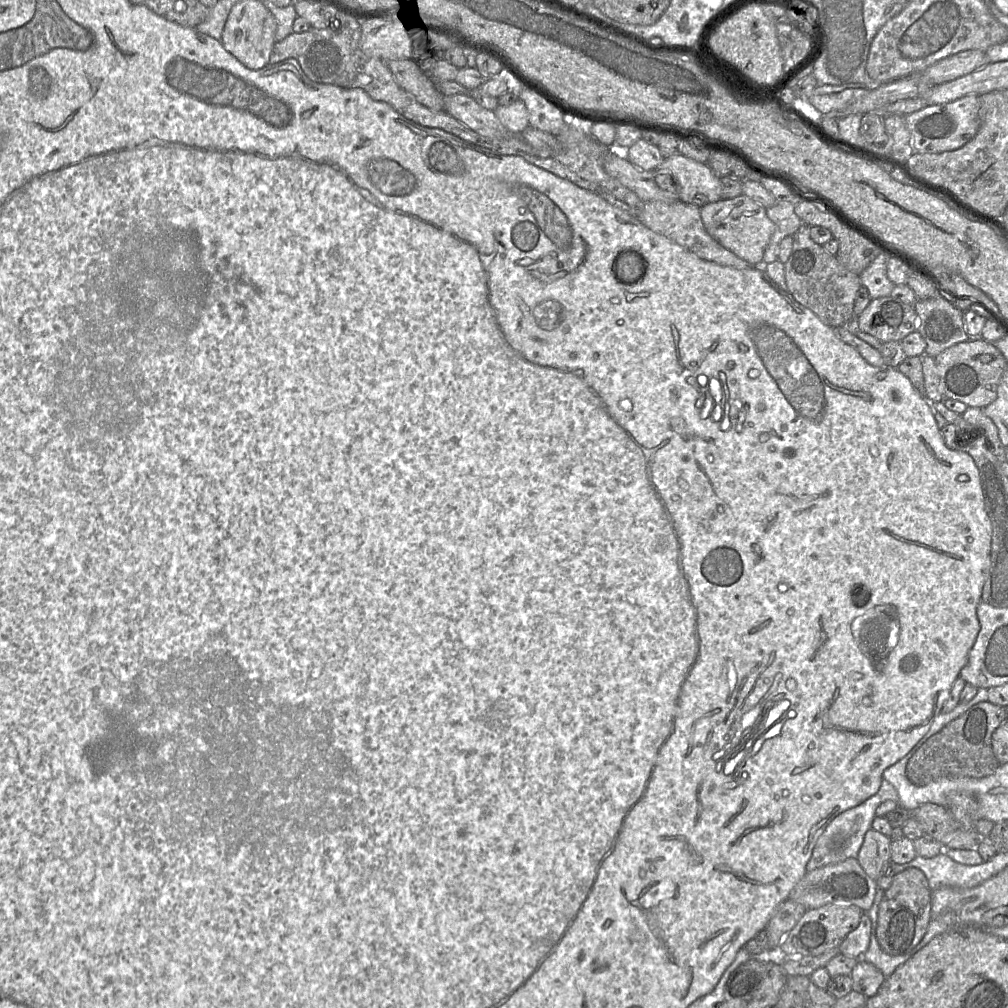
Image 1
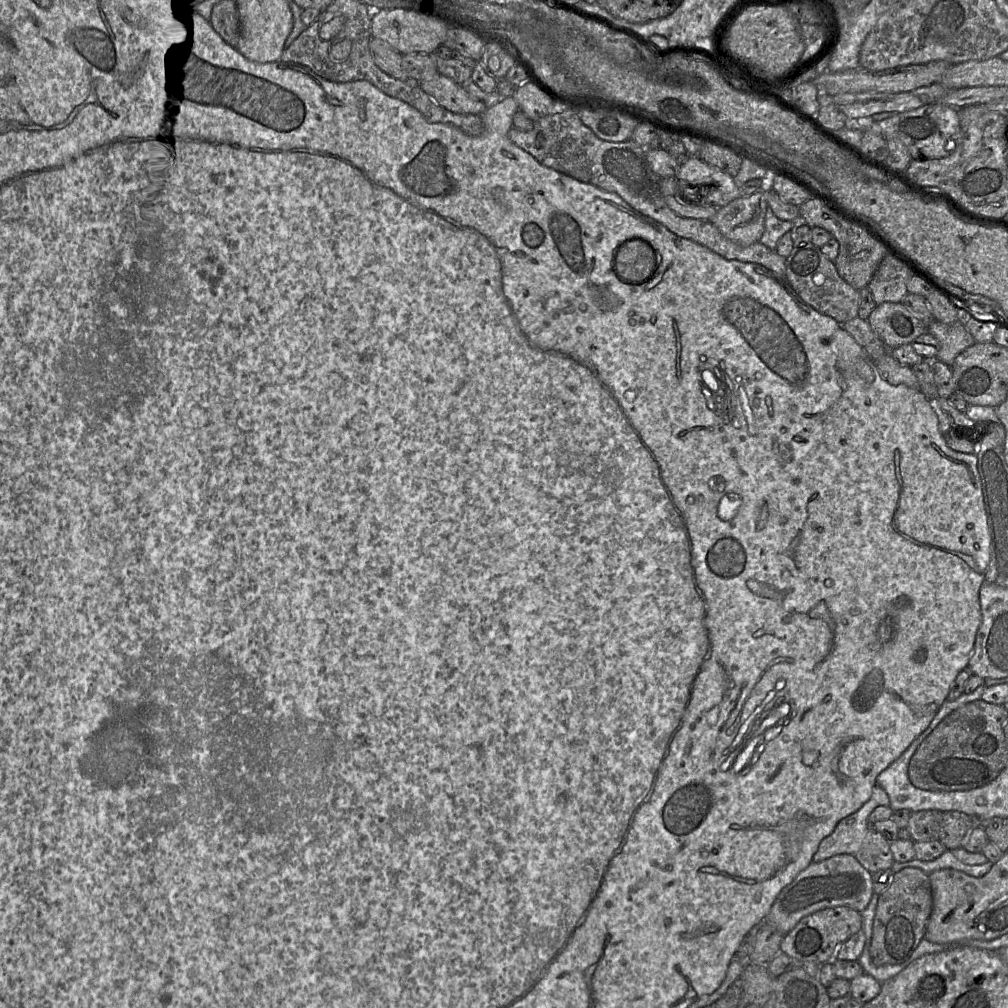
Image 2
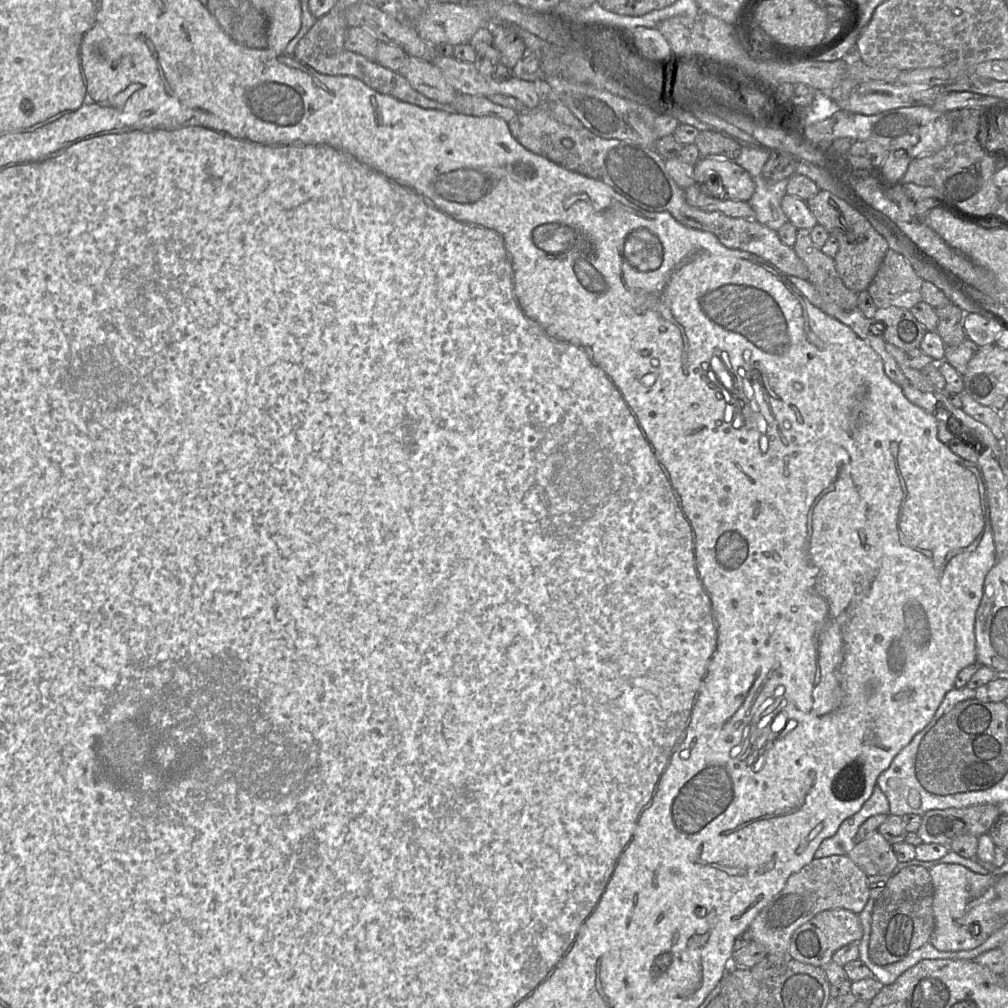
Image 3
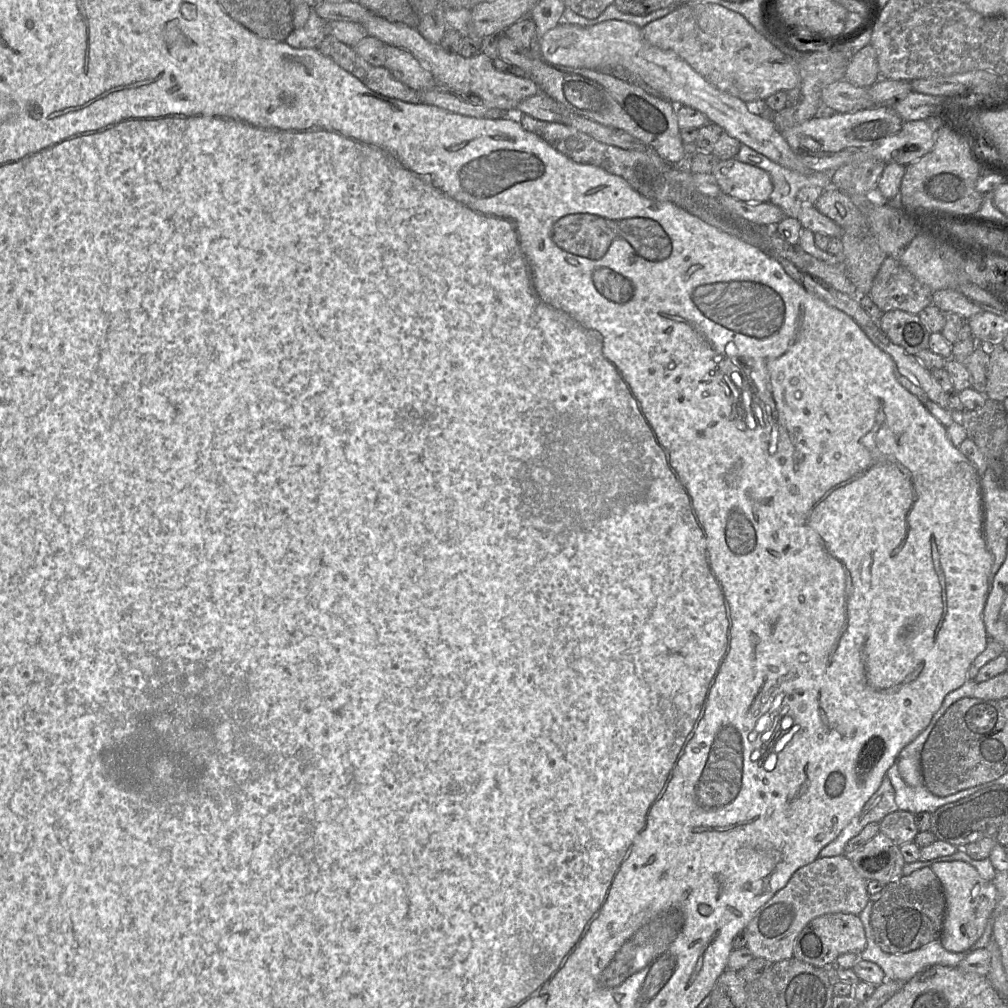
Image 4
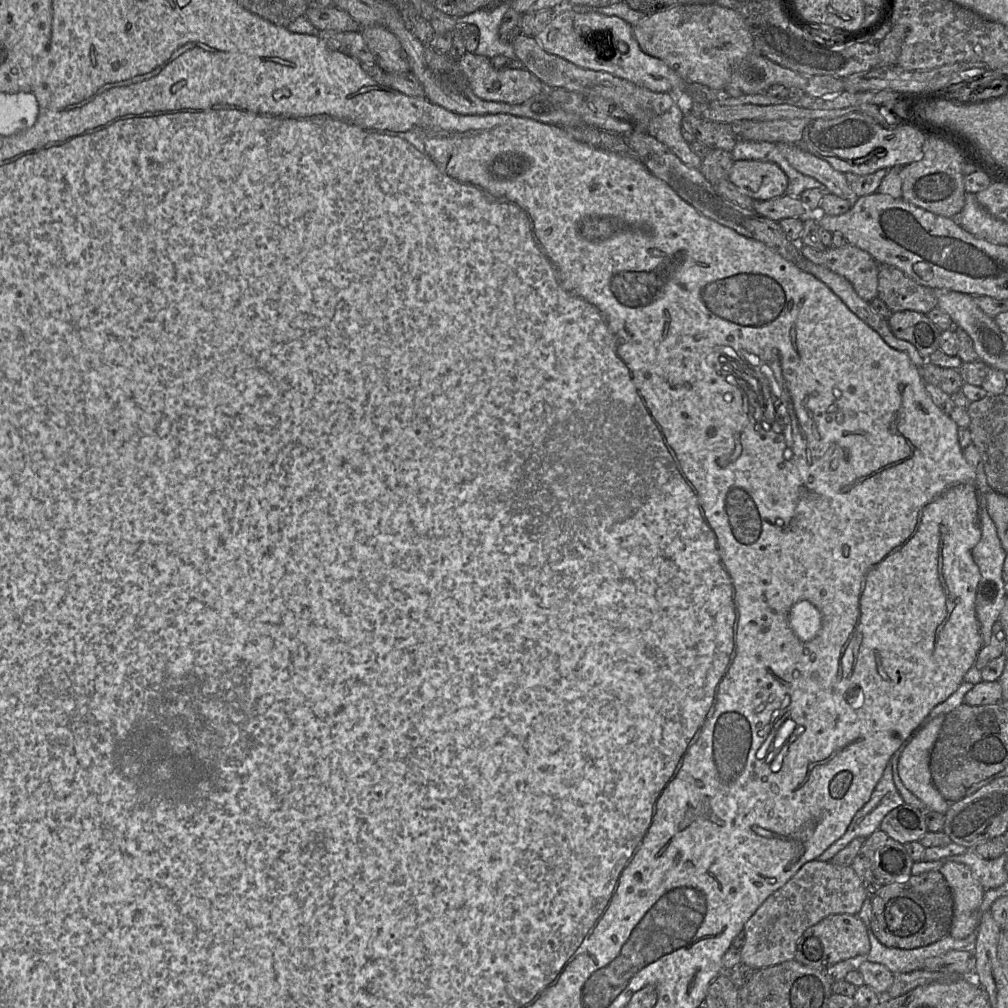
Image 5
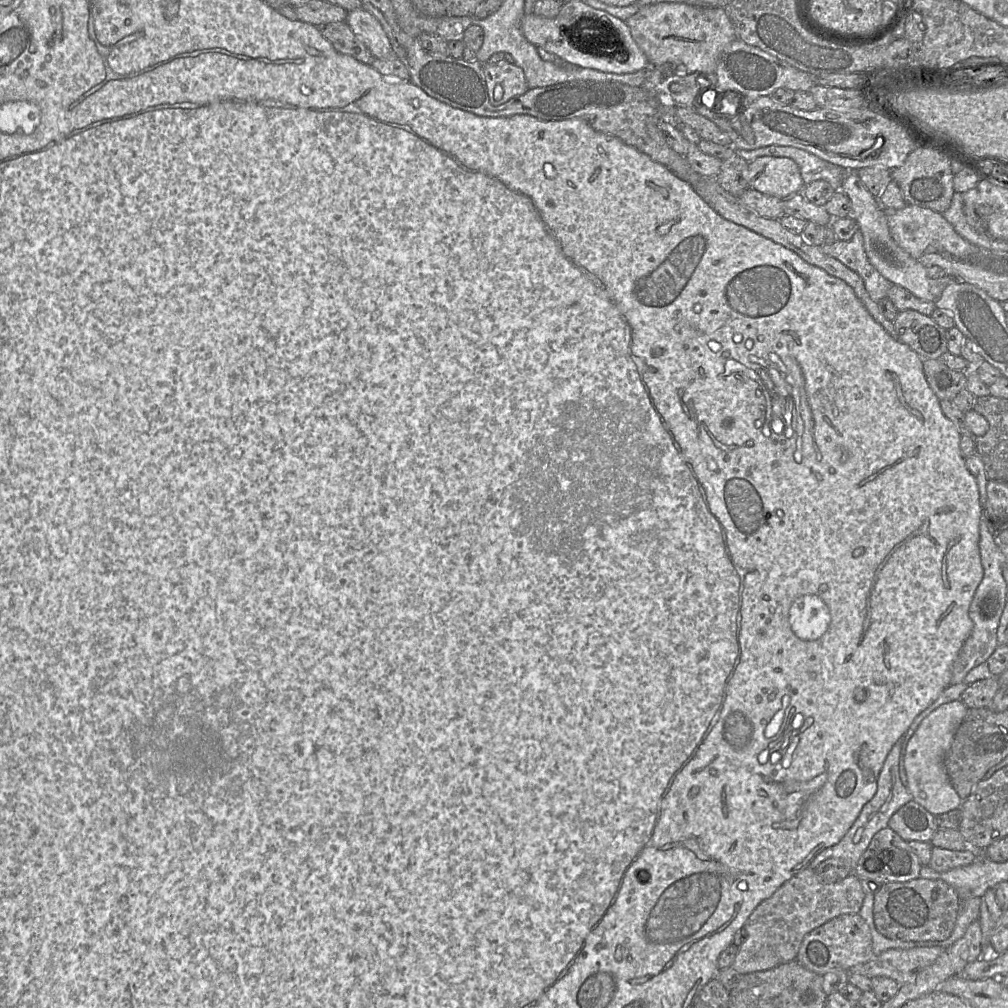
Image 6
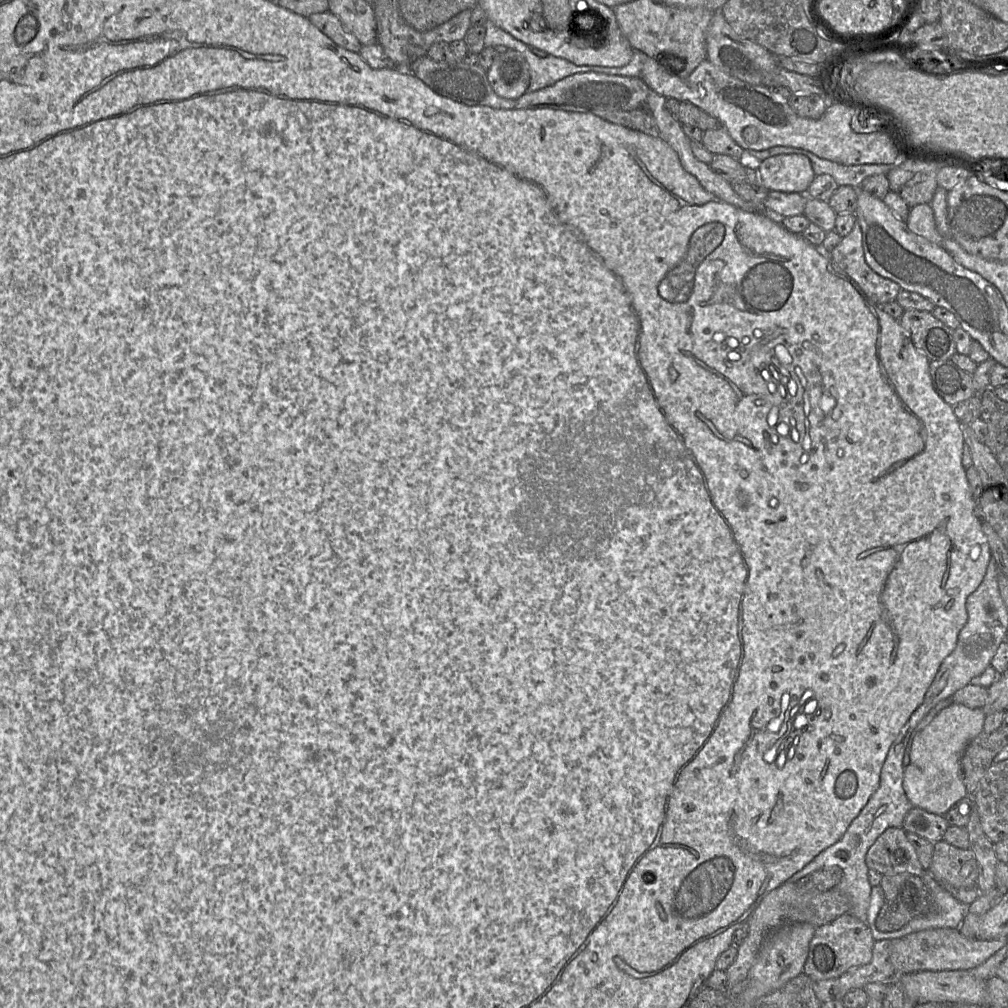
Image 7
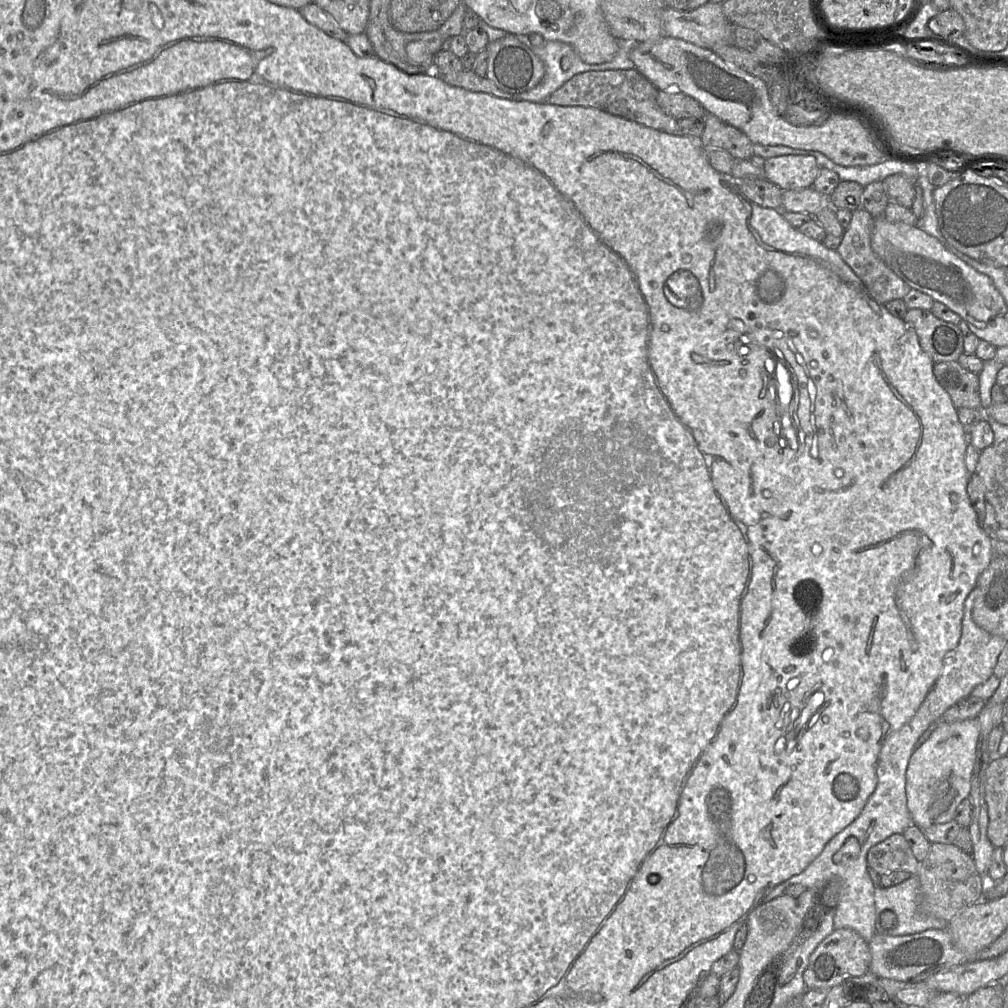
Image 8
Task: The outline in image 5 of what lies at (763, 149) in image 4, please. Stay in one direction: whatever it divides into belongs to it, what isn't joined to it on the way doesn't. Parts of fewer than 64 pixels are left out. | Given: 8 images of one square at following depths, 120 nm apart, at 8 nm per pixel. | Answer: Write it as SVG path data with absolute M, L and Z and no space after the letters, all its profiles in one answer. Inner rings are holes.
M568 6L555 10L554 17L534 38L550 54L581 68L607 72L653 92L682 95L687 83L662 60L644 53L633 35L633 27L617 16L579 14ZM784 142L775 143L788 163L798 172L815 178L830 192L843 199L855 200L856 195L849 187L845 173L835 170L827 161L801 148Z

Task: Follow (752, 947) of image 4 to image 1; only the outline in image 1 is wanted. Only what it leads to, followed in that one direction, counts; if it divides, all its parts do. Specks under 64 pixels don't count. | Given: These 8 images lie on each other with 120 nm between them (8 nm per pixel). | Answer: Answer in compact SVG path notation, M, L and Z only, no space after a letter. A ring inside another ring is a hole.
M848 858L806 872L791 891L789 899L803 905L807 910L834 904L857 906L863 912L867 912L873 904L877 889L876 881L866 874L857 859Z

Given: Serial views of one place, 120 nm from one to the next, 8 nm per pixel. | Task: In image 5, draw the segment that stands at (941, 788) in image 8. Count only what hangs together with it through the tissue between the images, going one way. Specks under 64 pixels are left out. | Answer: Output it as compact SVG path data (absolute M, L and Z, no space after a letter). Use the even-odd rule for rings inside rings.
M945 715L931 720L911 740L898 761L898 773L905 787L930 811L945 814L950 803L935 788L930 771L931 752L941 731Z

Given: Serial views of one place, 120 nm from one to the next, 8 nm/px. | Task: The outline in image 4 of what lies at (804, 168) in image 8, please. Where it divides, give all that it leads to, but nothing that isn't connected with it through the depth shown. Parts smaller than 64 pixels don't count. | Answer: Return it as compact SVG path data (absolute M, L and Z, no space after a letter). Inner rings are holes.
M730 158L719 160L711 174L715 176L722 193L743 201L759 203L769 201L773 185L769 173L761 168Z

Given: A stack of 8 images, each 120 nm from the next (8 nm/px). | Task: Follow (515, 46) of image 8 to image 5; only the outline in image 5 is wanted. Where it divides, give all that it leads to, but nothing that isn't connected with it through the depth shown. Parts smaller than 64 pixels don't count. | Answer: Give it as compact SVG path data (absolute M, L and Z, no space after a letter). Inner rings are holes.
M467 52L457 60L457 64L466 76L474 94L482 100L518 105L543 92L545 89L553 89L547 88L547 86L525 68L495 69L491 59L482 55Z

